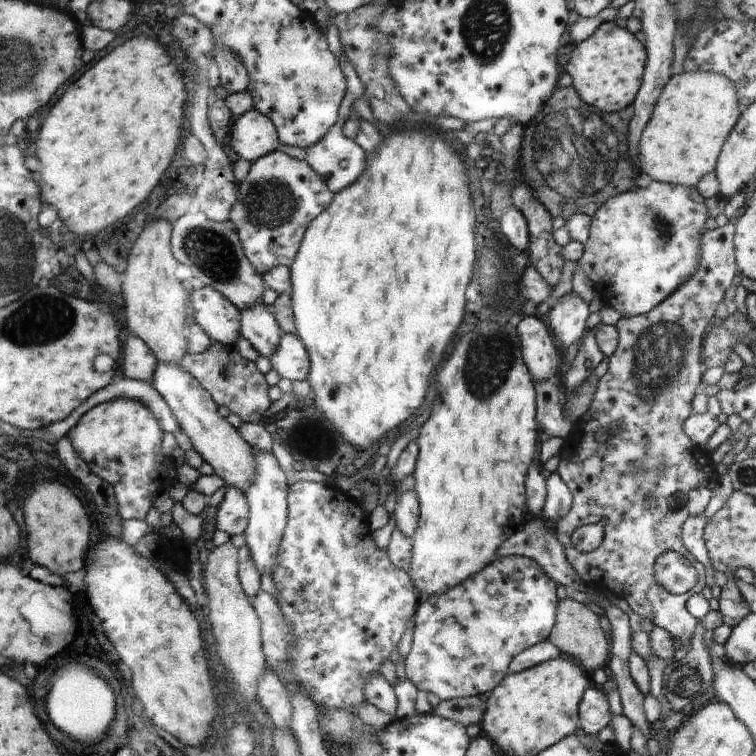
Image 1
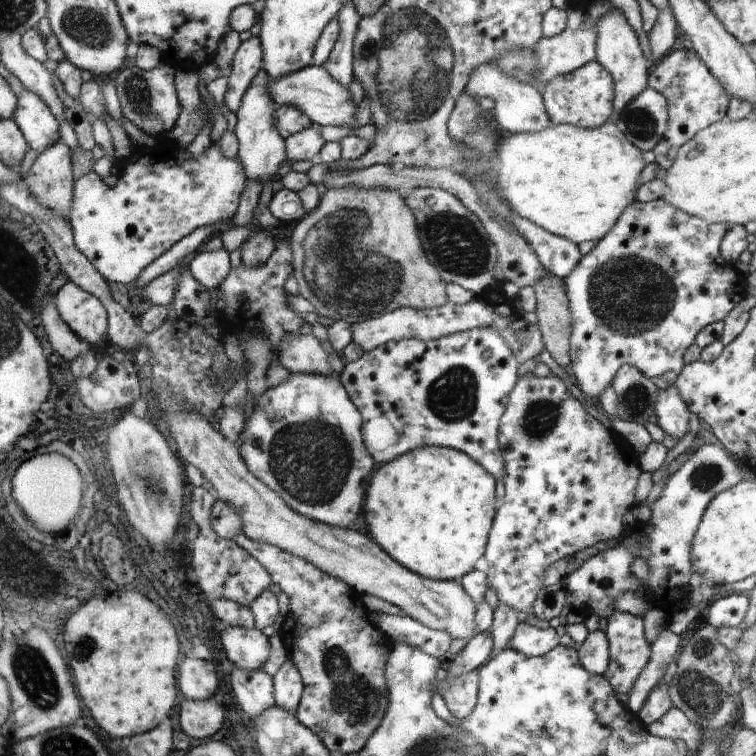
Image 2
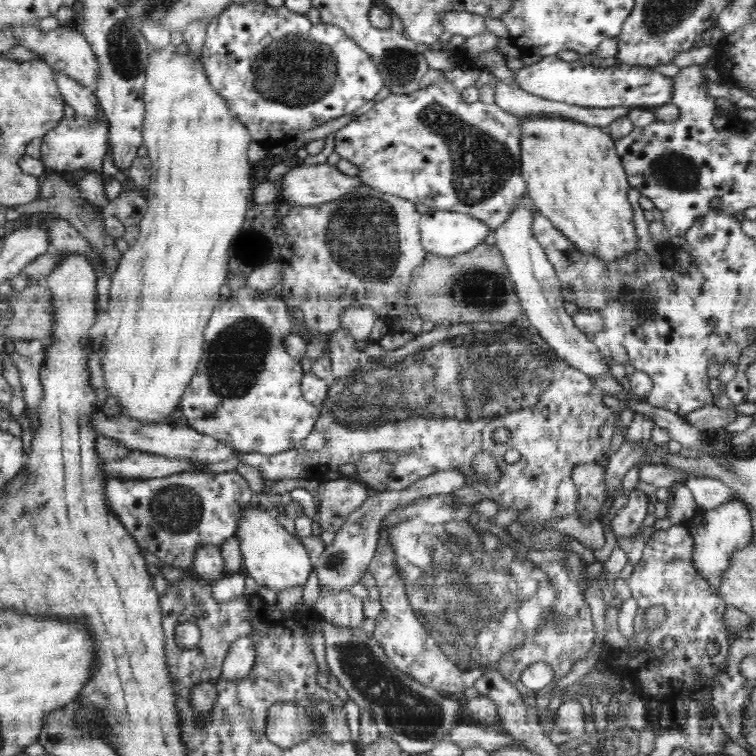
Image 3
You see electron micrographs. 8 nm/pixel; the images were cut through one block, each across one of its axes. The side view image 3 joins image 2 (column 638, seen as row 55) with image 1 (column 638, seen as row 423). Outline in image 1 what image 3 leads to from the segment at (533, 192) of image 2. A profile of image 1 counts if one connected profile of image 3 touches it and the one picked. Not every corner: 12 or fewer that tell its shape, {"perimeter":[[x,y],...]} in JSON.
{"perimeter":[[672,75],[638,142],[640,172],[695,187],[737,126],[737,90]]}

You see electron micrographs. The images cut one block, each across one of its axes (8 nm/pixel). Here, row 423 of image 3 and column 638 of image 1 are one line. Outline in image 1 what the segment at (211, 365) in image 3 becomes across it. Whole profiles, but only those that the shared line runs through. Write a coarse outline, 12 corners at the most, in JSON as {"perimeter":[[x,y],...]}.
{"perimeter":[[696,187],[606,200],[577,266],[621,316],[696,273]]}

